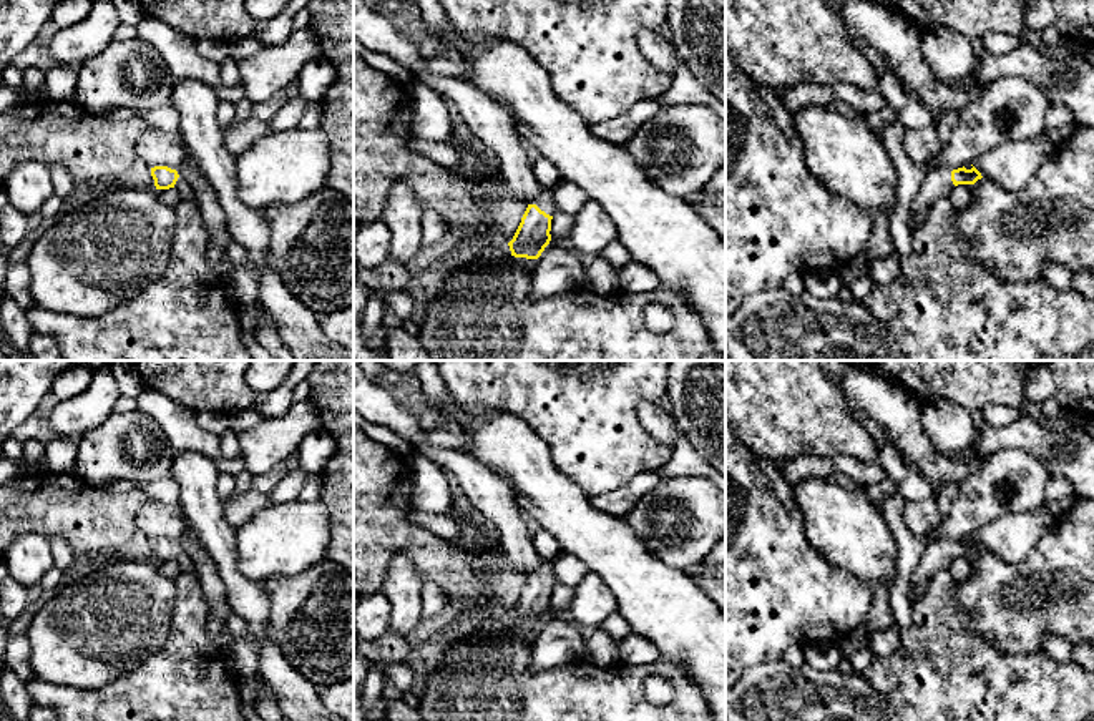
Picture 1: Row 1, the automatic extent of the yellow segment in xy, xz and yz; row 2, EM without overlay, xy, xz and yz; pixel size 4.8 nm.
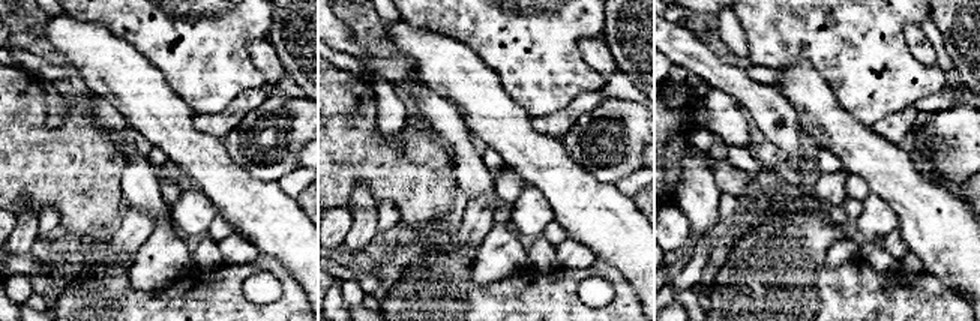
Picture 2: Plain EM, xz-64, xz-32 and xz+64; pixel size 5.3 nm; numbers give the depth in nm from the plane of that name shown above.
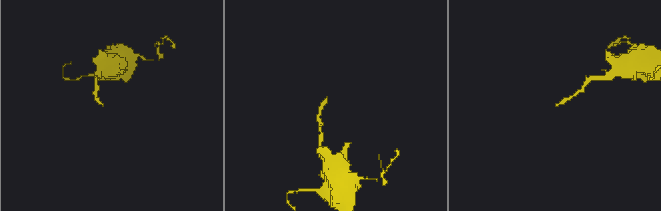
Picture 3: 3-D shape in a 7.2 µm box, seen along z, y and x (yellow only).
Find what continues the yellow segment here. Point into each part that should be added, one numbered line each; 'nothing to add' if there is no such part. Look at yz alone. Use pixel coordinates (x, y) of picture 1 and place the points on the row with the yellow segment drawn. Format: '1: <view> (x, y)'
1: yz (937, 183)

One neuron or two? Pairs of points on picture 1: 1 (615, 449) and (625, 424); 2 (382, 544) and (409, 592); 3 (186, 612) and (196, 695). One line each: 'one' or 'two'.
1: one
2: two
3: one

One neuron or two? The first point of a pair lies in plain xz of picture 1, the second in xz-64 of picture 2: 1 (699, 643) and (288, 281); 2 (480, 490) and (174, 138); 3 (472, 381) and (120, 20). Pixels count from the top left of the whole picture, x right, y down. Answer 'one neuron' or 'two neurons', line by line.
1: two neurons
2: two neurons
3: one neuron

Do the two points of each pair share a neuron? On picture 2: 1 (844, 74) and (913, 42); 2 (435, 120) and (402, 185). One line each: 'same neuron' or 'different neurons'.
1: different neurons
2: different neurons

